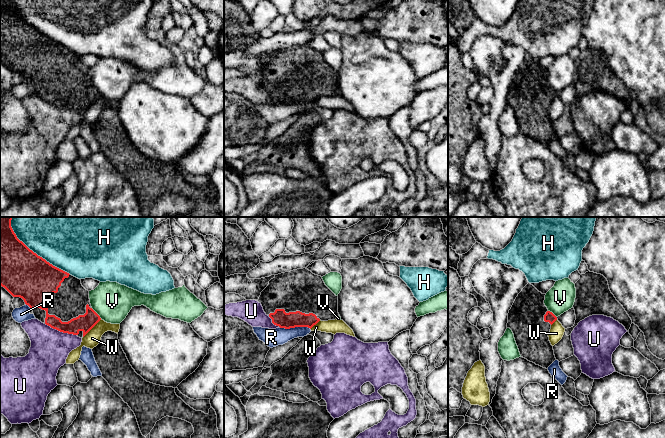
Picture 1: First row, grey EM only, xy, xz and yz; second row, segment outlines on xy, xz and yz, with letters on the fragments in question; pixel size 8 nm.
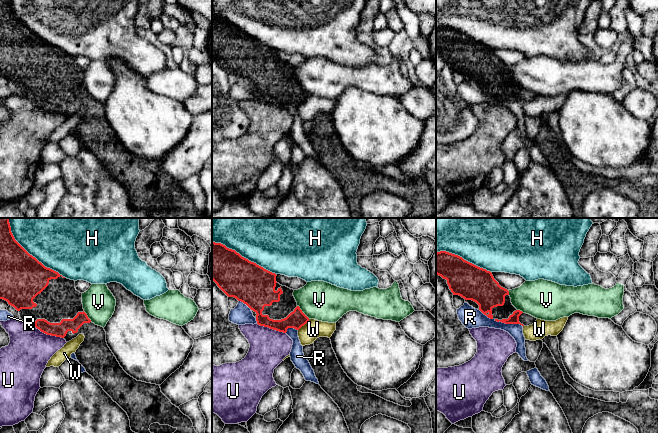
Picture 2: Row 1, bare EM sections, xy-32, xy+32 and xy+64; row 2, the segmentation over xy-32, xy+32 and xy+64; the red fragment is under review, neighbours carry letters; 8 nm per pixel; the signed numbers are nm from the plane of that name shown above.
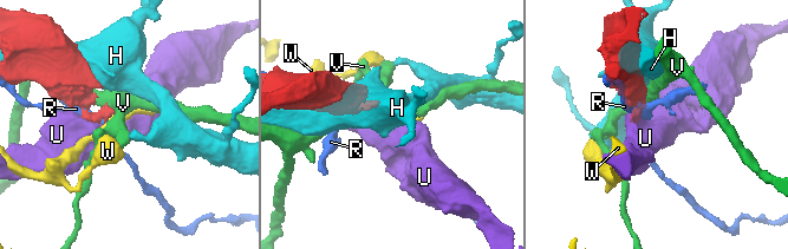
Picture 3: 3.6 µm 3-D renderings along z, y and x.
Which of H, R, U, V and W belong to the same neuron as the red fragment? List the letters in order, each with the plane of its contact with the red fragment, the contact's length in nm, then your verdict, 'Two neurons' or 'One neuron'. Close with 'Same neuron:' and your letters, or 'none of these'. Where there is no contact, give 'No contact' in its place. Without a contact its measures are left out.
H: Touches red in xy. Shared border 650 nm. Two neurons
R: Touches red in xz. Shared border 240 nm. Two neurons
U: Touches red in xy. Shared border 280 nm. Two neurons
V: Touches red in xy. Shared border 120 nm. Two neurons
W: Touches red in xy. Shared border 220 nm. Two neurons
Same neuron: none of these

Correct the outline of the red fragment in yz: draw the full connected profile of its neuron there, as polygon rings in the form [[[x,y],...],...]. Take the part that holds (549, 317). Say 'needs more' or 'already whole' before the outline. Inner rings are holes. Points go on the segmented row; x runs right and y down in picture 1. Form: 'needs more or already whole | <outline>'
needs more | [[[528,283],[509,310],[507,328],[514,334],[521,357],[548,369],[556,360],[548,335],[557,317],[545,306],[545,295]]]

